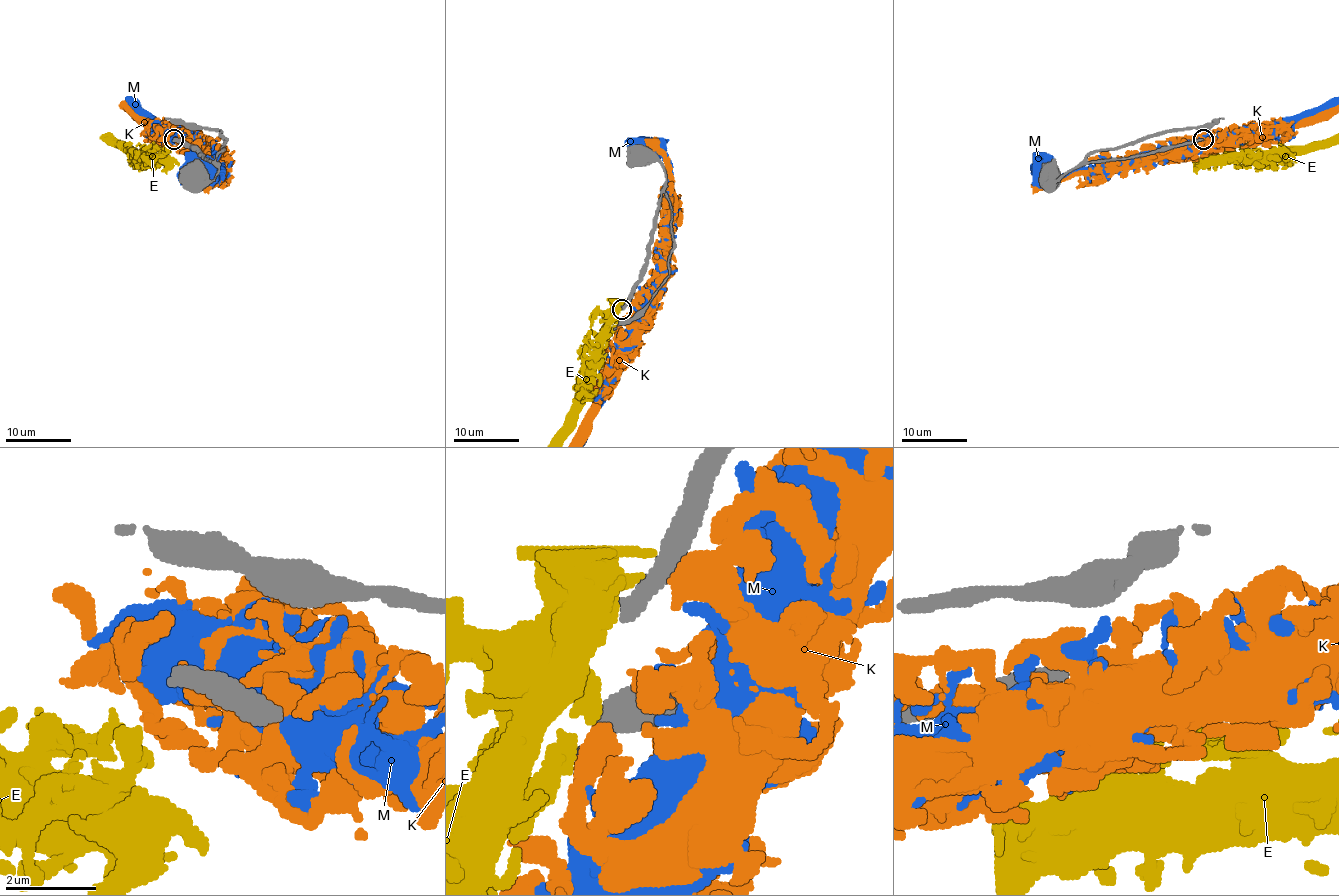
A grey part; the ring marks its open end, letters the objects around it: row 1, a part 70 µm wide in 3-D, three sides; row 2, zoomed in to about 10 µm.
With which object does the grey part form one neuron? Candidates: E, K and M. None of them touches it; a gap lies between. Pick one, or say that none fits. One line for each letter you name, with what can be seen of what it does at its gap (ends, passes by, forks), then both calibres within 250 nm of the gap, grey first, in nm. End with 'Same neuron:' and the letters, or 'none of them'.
Same neuron: none of them

